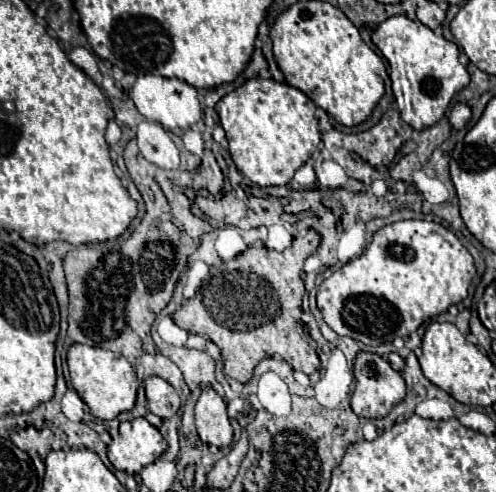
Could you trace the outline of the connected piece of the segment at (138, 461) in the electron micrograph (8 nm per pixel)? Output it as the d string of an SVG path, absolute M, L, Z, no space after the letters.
M135 418L131 422L121 422L119 438L109 446L109 462L129 474L137 474L141 468L157 460L167 448L167 442L155 426L145 418Z

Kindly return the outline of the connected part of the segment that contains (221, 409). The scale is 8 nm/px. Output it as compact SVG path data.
M203 388L195 404L195 424L201 442L209 446L229 446L233 440L233 428L225 410L225 400L211 388Z

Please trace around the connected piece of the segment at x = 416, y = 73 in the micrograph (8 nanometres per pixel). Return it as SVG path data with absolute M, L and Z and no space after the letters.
M405 16L387 18L377 26L371 38L389 62L393 98L403 122L413 126L413 130L425 130L437 124L445 116L453 96L469 84L469 72L459 62L457 46L437 36L419 20L409 20Z

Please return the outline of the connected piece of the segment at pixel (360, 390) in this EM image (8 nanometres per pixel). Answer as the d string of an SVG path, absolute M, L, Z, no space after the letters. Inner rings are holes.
M359 352L355 356L355 390L351 396L351 408L357 416L363 418L383 418L391 412L395 404L399 404L405 398L405 380L399 372L395 372L389 362L383 356L377 356L373 352Z

